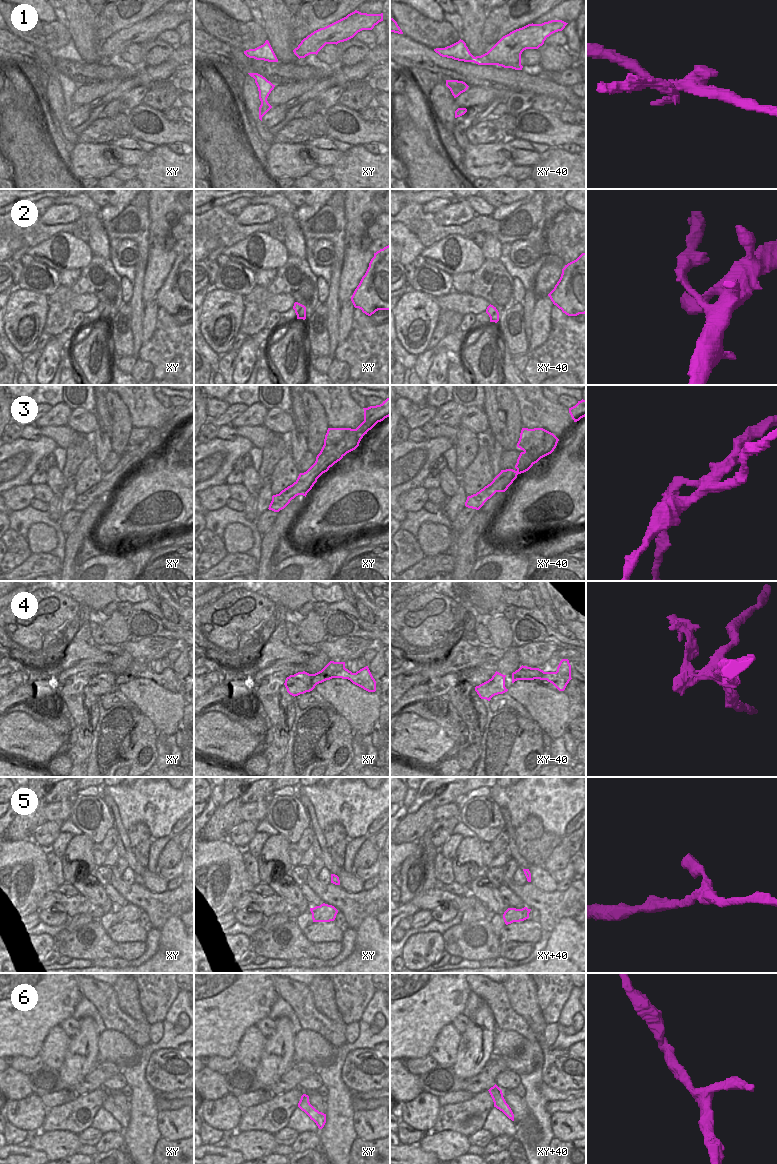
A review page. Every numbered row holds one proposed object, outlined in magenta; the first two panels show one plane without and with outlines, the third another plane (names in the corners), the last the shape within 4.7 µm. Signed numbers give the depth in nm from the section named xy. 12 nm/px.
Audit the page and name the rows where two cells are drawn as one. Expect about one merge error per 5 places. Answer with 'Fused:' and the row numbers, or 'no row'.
Fused: 1, 3, 4

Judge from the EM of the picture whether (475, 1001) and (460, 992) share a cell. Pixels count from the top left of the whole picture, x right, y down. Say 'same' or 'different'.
different

